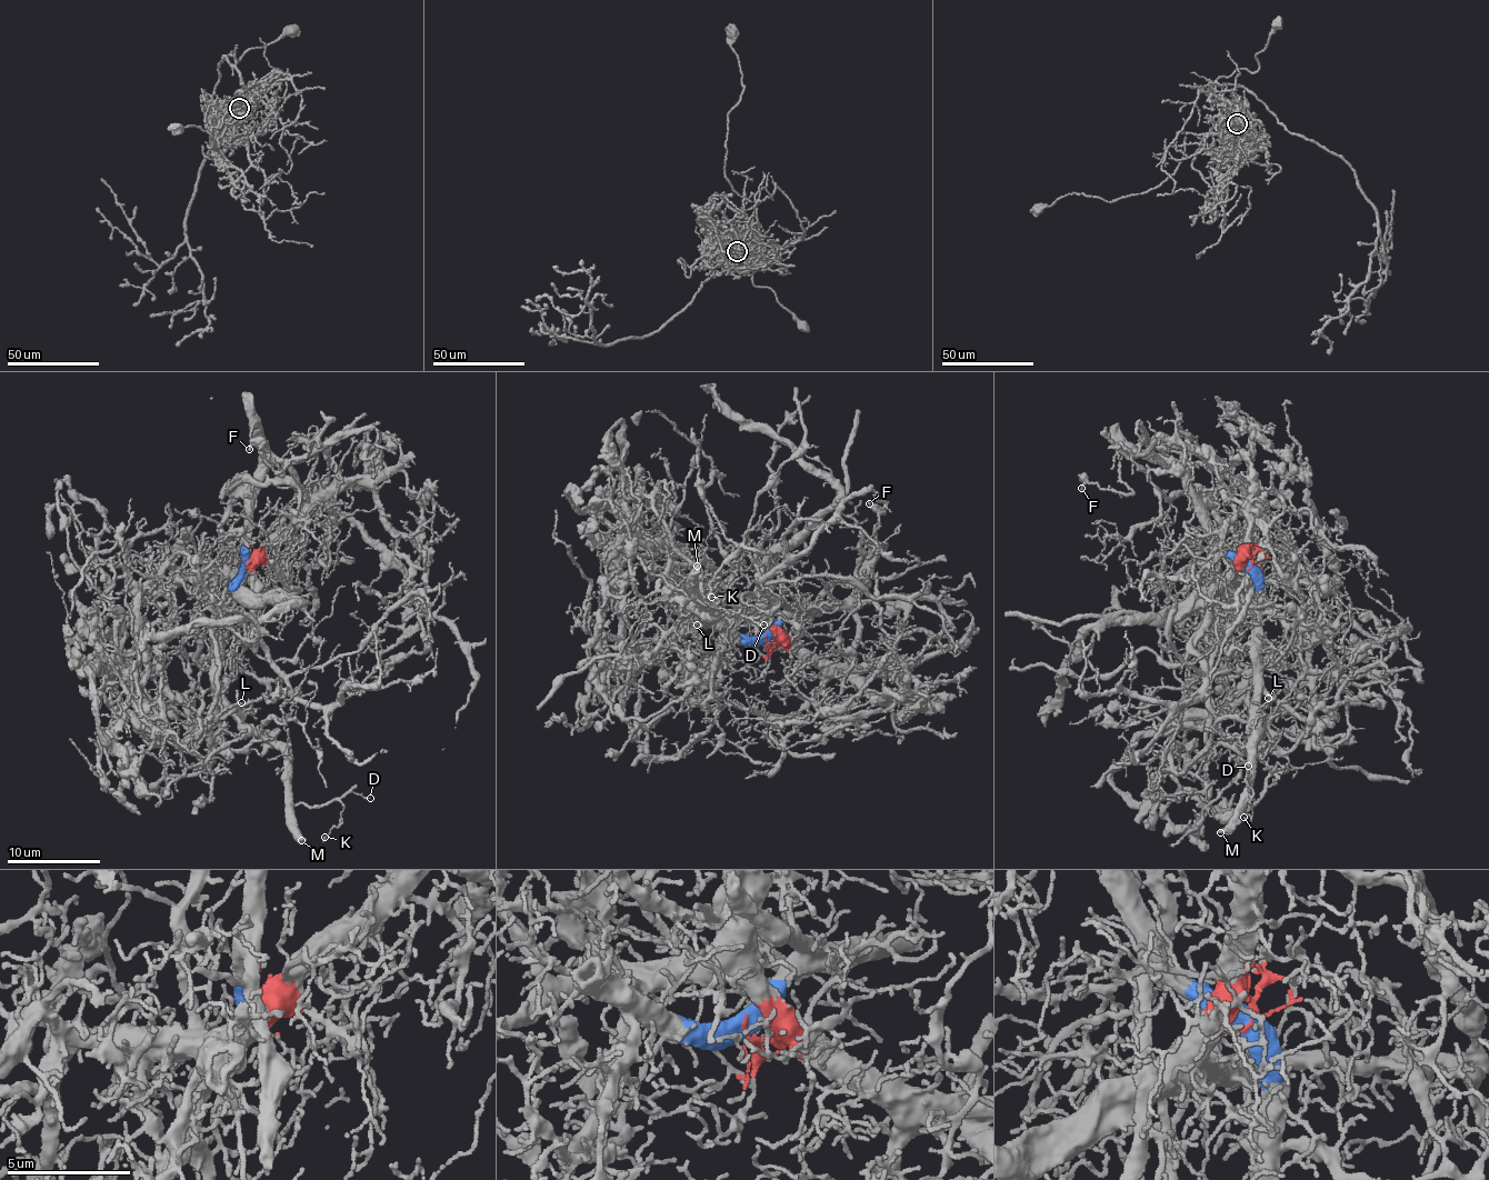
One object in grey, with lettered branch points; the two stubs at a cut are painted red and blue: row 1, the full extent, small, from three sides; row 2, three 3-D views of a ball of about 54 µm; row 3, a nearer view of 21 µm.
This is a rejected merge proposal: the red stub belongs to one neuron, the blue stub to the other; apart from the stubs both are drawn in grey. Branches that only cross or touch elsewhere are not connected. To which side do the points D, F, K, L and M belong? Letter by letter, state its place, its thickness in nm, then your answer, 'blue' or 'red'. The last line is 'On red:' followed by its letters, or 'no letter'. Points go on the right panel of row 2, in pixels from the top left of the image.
D: at (1248, 766); 90 nm thick; blue
F: at (1081, 488); 240 nm thick; blue
K: at (1243, 817); 90 nm thick; blue
L: at (1268, 698); 140 nm thick; blue
M: at (1220, 832); 440 nm thick; blue
On red: no letter

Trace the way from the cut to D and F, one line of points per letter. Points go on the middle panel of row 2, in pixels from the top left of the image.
D: (766, 638), (713, 627), (683, 608), (693, 601), (706, 614), (711, 612), (701, 602), (765, 626)
F: (766, 638), (788, 618), (835, 606), (852, 592), (867, 562), (865, 542), (866, 557), (878, 522), (868, 502)

